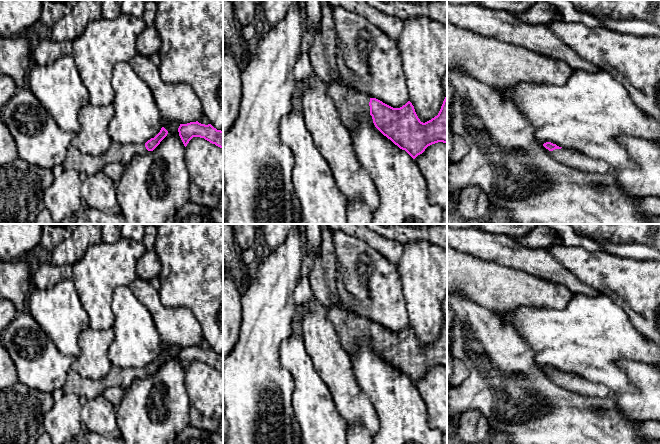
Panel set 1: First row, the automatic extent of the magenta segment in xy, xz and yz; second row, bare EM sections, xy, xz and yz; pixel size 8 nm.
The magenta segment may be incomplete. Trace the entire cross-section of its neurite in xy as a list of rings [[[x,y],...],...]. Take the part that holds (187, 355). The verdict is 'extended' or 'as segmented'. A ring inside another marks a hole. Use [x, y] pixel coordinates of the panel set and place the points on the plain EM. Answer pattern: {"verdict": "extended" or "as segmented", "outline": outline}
{"verdict": "as segmented", "outline": [[[198,345],[180,348],[178,356],[185,371],[193,361],[200,361],[223,373],[223,355],[211,348],[205,349]]]}

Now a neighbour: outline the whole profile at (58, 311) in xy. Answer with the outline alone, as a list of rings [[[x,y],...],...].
[[[72,279],[45,290],[33,286],[27,297],[26,310],[62,354],[77,360],[81,352],[78,336],[89,328],[89,317]]]

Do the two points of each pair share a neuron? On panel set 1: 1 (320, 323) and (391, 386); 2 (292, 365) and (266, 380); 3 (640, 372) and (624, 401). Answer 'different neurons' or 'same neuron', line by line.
1: different neurons
2: different neurons
3: same neuron

